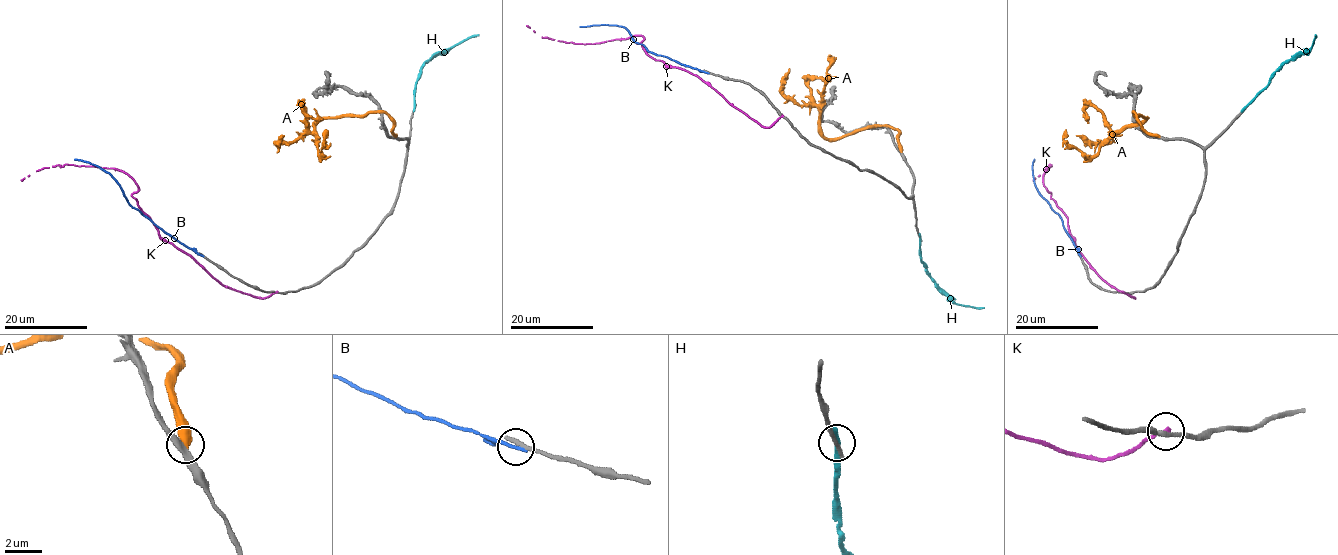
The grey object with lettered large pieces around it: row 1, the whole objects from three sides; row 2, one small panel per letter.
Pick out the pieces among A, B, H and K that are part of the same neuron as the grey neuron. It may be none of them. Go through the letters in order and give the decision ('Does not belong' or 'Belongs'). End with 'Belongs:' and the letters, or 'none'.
A: Does not belong
B: Does not belong
H: Does not belong
K: Does not belong
Belongs: none

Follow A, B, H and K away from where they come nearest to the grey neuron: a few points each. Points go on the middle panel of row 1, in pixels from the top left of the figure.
A: (901, 150), (899, 132), (889, 126), (870, 126), (826, 138), (819, 129), (819, 104), (829, 55), (832, 59)
B: (706, 72), (650, 52), (635, 42), (623, 27), (580, 27)
H: (920, 237), (920, 257), (927, 273), (956, 303), (984, 308)
K: (782, 115), (761, 127), (697, 76), (652, 59), (637, 43), (641, 36), (572, 43), (543, 38), (526, 25)

